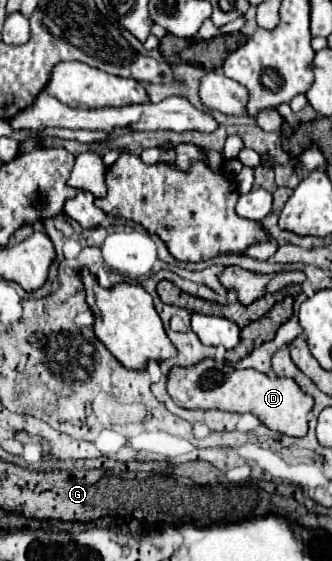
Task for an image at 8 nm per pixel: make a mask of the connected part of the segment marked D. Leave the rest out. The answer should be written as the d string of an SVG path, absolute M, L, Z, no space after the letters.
M204 358L192 366L172 366L168 374L168 394L182 408L218 408L226 412L250 412L258 416L270 430L304 436L308 432L308 412L314 398L304 394L292 378L268 376L258 370L224 370L224 364Z

